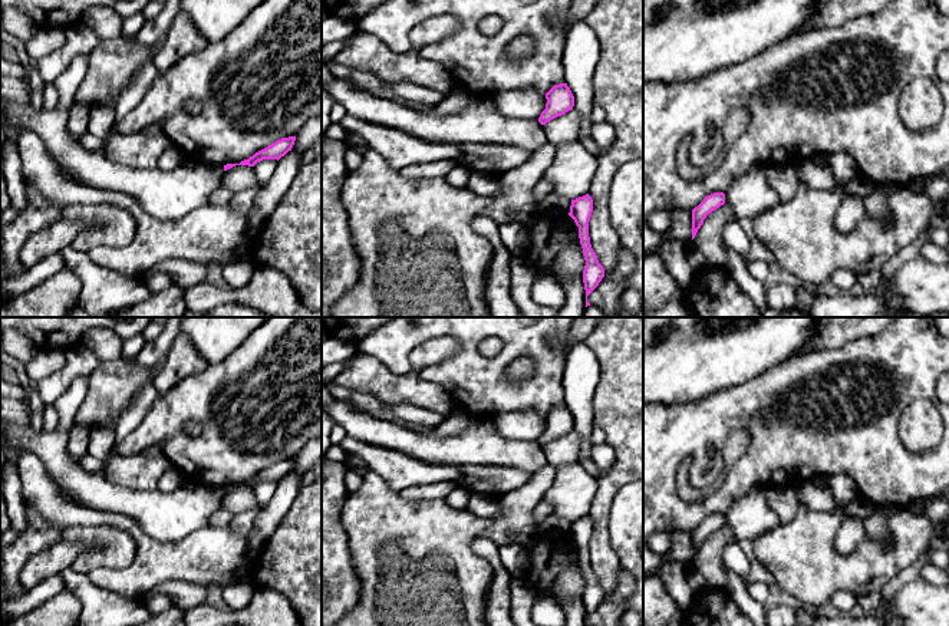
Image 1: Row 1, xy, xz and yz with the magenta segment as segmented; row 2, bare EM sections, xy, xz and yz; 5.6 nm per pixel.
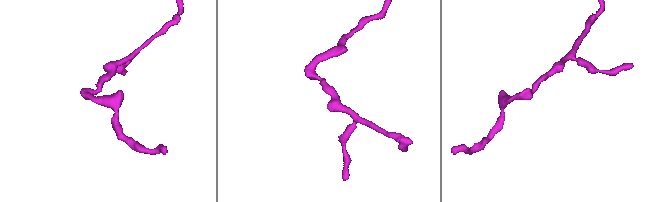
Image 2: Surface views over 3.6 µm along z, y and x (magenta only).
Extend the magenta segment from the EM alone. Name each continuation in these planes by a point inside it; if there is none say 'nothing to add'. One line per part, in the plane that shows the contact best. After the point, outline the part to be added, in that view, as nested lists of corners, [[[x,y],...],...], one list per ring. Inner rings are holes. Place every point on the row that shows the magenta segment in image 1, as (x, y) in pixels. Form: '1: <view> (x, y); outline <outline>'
nothing to add

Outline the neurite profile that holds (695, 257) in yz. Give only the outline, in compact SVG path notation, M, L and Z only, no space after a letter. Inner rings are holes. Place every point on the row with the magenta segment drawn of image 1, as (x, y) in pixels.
M691 244L689 247L685 248L685 256L689 264L696 271L711 267L708 260L703 257L702 251L695 244Z

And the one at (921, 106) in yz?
M916 78L903 88L899 96L899 115L912 132L936 128L942 113L943 98L932 79Z

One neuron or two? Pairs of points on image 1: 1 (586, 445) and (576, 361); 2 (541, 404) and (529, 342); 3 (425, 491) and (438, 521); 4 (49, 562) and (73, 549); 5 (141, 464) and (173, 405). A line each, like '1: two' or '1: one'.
1: one
2: one
3: two
4: one
5: two

